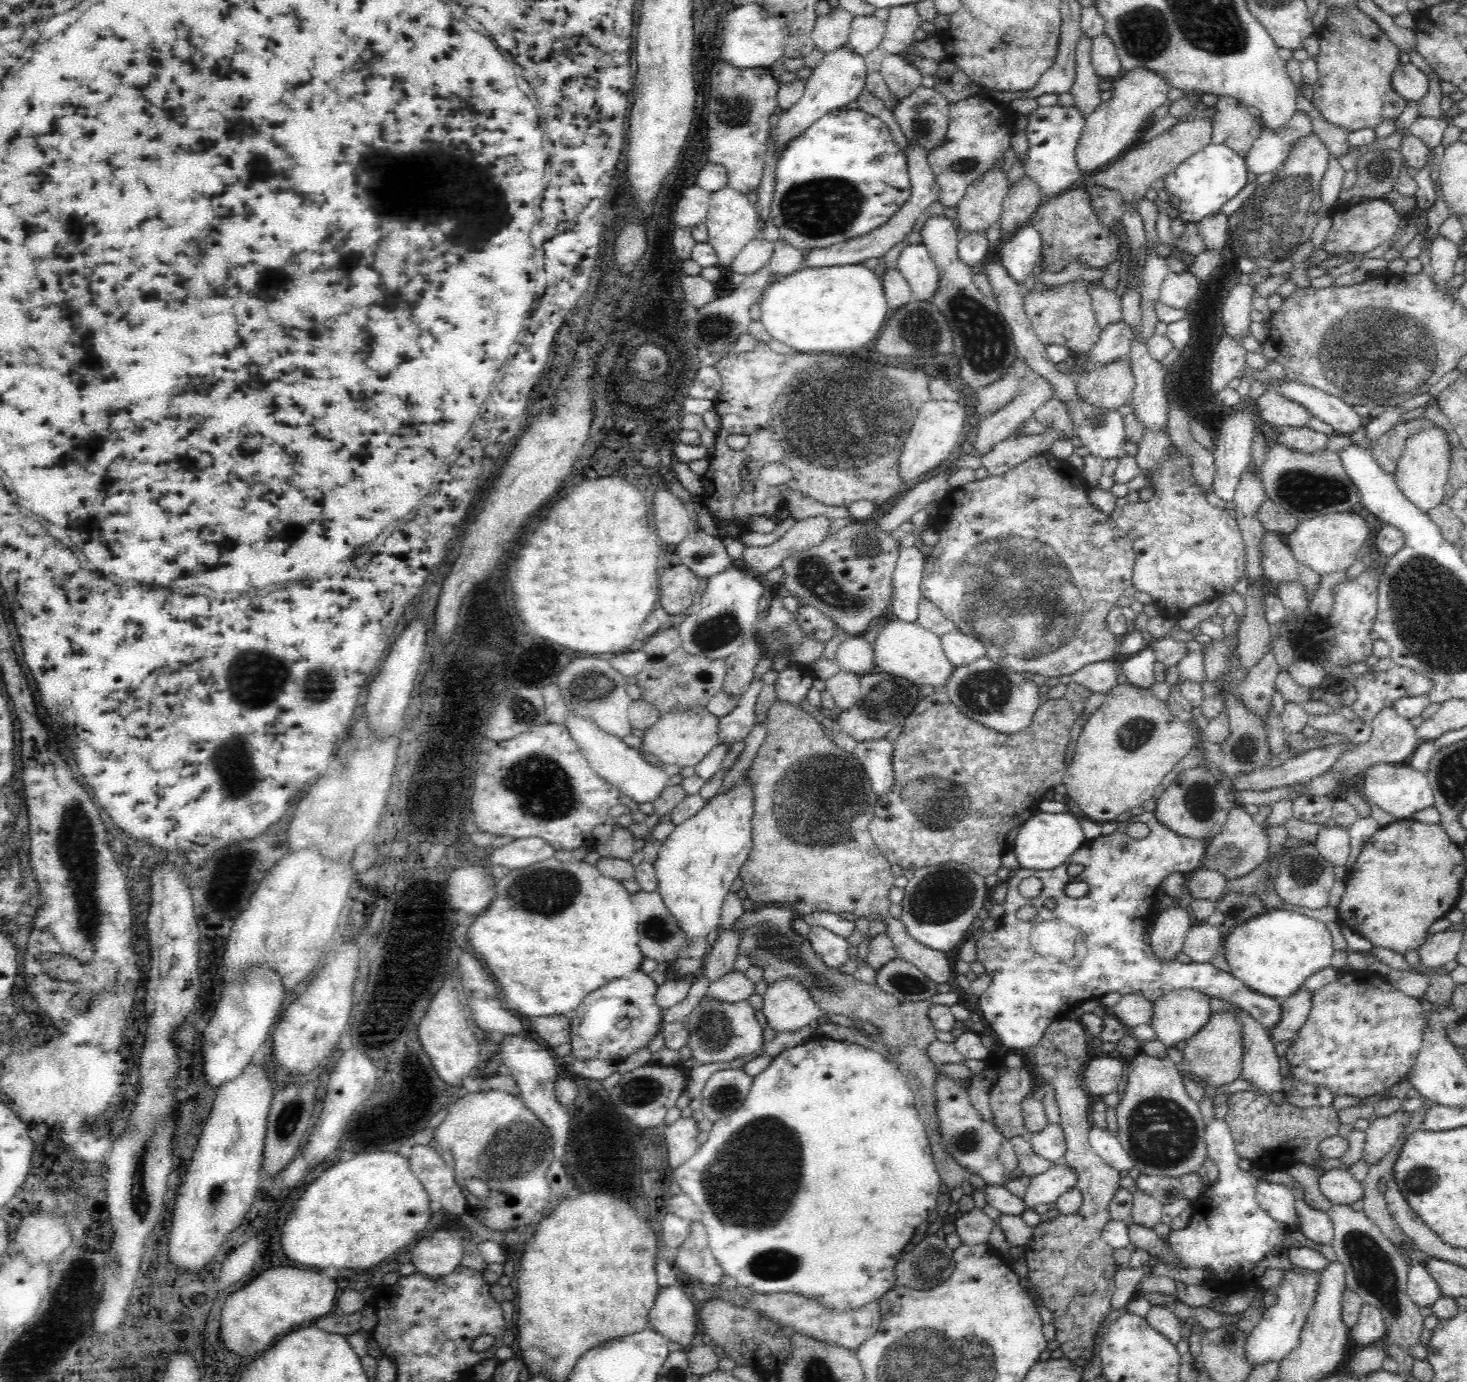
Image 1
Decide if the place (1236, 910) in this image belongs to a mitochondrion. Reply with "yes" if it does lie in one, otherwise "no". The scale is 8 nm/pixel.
yes

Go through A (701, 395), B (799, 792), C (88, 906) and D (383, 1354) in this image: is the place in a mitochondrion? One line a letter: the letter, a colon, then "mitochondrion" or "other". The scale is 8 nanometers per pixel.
A: other
B: mitochondrion
C: mitochondrion
D: other

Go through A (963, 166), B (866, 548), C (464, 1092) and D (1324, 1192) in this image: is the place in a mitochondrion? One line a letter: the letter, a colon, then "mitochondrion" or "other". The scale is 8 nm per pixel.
A: mitochondrion
B: mitochondrion
C: other
D: other

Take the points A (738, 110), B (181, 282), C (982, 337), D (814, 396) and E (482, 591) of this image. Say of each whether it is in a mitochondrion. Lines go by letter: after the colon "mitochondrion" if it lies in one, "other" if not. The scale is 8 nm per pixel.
A: mitochondrion
B: other
C: mitochondrion
D: mitochondrion
E: other

